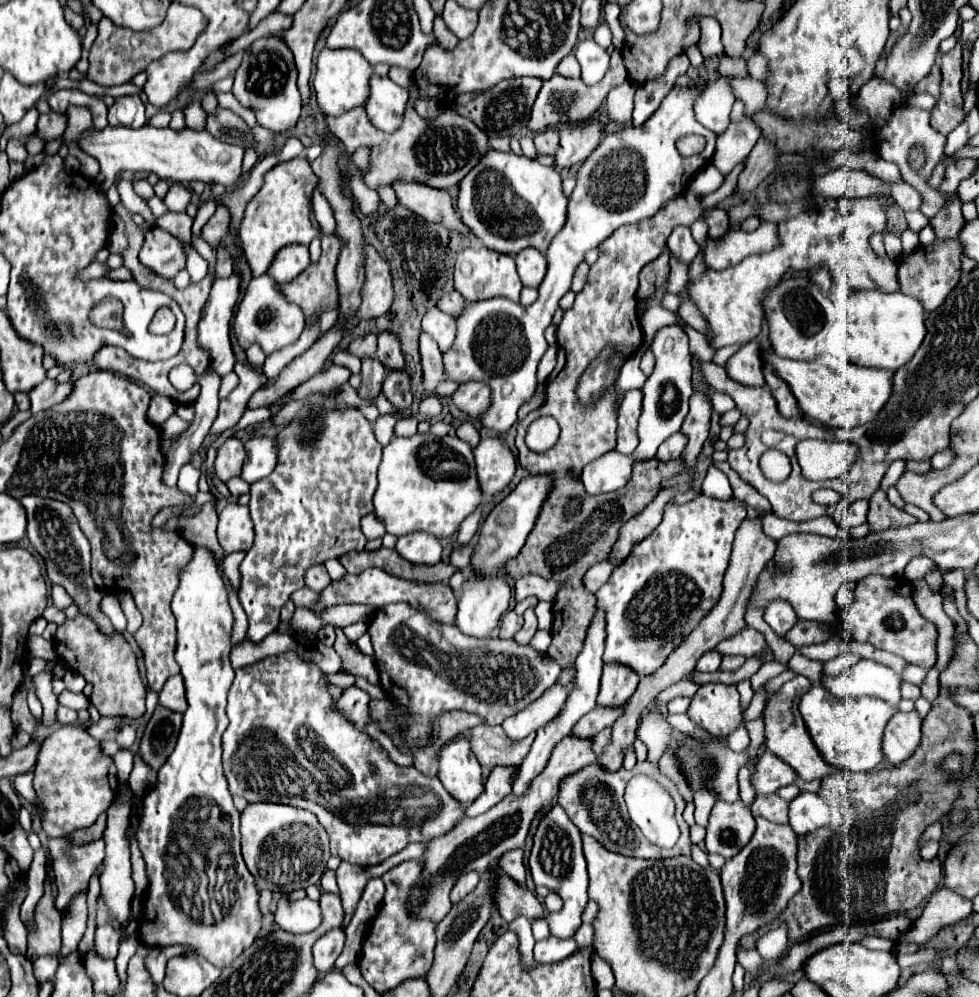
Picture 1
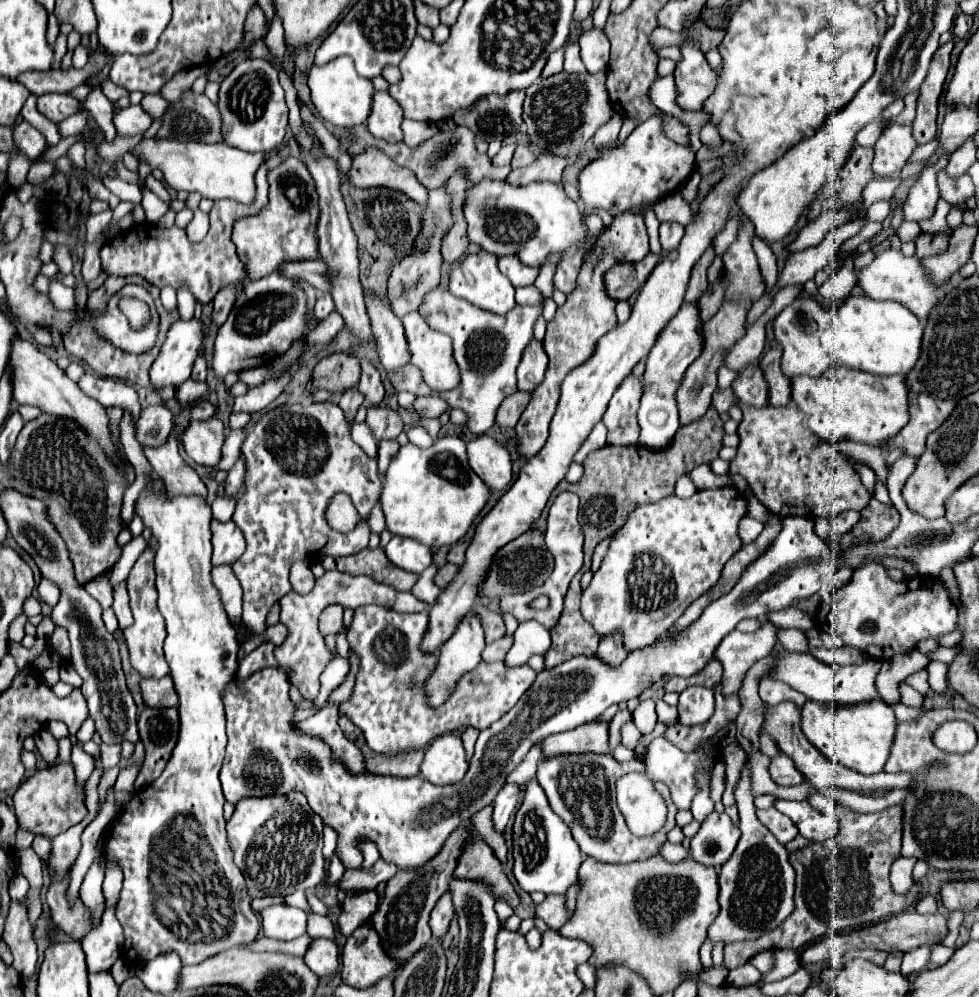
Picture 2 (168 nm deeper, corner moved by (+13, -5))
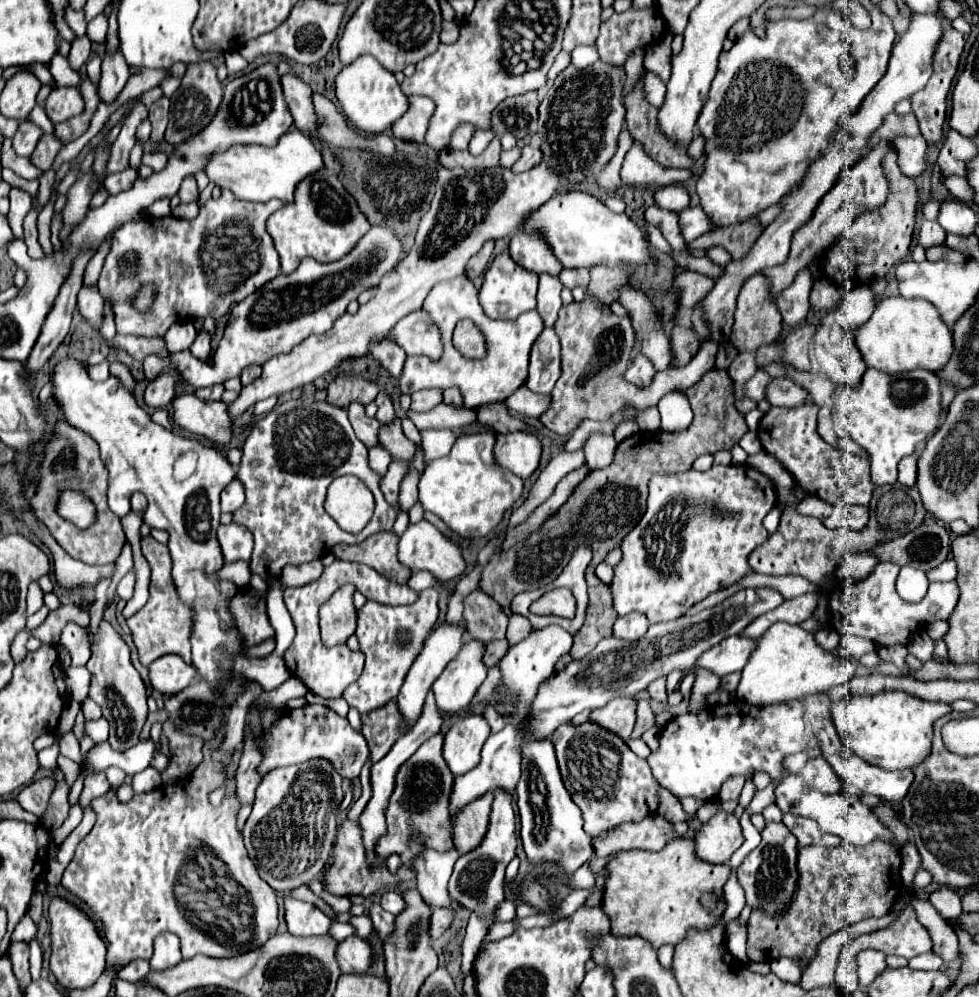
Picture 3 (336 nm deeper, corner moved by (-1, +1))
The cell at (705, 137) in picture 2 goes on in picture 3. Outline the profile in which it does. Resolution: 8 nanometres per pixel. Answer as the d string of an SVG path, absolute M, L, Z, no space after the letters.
M696 133L694 135L694 141L690 143L690 147L688 147L688 155L690 155L690 159L700 159L702 157L702 151L704 151L704 143L702 143L704 139L700 137L700 133Z

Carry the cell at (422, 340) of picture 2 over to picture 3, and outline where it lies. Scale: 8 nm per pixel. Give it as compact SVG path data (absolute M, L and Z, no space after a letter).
M422 309L406 315L390 331L390 339L398 343L408 355L428 355L432 359L438 359L442 355L440 331Z

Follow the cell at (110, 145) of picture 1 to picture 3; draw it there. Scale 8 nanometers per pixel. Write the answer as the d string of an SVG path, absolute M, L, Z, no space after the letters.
M294 129L282 135L282 139L278 139L278 143L272 147L234 145L224 153L212 155L206 167L206 175L220 189L230 189L236 197L244 201L266 203L276 197L286 203L292 203L298 183L306 179L306 175L312 175L314 171L320 169L324 169L324 159L320 149L306 133Z

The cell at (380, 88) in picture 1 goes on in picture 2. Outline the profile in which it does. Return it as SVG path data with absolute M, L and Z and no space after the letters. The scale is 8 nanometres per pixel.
M374 91L372 95L372 113L366 121L368 131L384 141L396 143L402 141L402 109L390 97L388 91Z

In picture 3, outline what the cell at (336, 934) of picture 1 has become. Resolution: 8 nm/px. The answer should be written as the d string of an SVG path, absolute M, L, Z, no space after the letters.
M348 937L338 945L338 963L342 973L356 973L362 975L370 969L374 959L374 949L368 941L360 937Z

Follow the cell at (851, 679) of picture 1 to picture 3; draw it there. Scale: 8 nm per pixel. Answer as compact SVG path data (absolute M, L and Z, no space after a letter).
M774 623L770 625L760 637L756 637L756 647L746 663L746 667L742 669L742 681L736 687L736 695L742 701L748 701L752 705L770 705L770 703L786 703L792 699L800 699L806 695L818 695L818 693L826 693L830 687L834 685L844 685L854 677L854 665L842 661L840 657L830 655L828 651L824 651L816 641L814 635L804 631L798 625L790 625L790 623Z

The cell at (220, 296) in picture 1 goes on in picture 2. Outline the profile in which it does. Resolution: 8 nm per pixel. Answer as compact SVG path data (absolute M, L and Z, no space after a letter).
M196 317L188 321L176 321L168 331L166 343L158 359L150 369L150 379L154 387L174 385L178 387L190 379L192 367L198 357L204 357L204 323Z

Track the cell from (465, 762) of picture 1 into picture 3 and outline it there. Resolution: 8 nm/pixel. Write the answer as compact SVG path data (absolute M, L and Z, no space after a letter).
M462 715L454 719L444 737L444 759L454 775L462 775L478 765L482 745L490 737L490 725L482 715Z

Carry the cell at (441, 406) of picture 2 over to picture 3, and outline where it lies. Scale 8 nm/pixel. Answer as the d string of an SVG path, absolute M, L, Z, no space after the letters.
M422 389L412 393L412 411L430 411L442 401L442 389Z

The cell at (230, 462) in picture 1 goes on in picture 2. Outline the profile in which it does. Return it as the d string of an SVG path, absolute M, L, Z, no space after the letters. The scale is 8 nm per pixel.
M218 417L208 421L192 421L190 427L182 431L180 439L186 455L200 465L214 467L222 459L222 445L226 435Z

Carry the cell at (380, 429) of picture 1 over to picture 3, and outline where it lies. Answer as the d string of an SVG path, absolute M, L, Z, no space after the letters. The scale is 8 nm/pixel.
M382 447L370 449L370 457L368 457L368 459L370 459L370 469L372 469L372 471L378 471L378 475L384 475L384 473L388 471L390 461L392 461L390 453L382 451Z

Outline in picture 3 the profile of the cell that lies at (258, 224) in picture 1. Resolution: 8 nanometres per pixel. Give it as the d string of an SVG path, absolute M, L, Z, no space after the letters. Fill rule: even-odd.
M326 169L300 181L294 203L286 203L268 219L268 233L272 235L276 251L280 255L282 273L296 271L298 263L304 257L312 257L318 263L332 263L342 259L354 249L370 227L372 225L368 223L366 215L362 215L352 195L346 189L342 189L340 179ZM342 195L344 195L344 213L342 213Z

